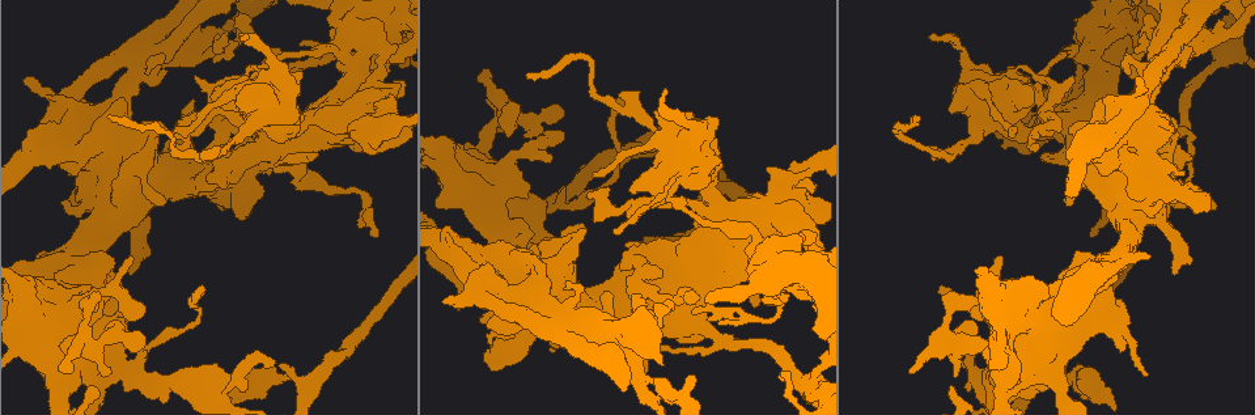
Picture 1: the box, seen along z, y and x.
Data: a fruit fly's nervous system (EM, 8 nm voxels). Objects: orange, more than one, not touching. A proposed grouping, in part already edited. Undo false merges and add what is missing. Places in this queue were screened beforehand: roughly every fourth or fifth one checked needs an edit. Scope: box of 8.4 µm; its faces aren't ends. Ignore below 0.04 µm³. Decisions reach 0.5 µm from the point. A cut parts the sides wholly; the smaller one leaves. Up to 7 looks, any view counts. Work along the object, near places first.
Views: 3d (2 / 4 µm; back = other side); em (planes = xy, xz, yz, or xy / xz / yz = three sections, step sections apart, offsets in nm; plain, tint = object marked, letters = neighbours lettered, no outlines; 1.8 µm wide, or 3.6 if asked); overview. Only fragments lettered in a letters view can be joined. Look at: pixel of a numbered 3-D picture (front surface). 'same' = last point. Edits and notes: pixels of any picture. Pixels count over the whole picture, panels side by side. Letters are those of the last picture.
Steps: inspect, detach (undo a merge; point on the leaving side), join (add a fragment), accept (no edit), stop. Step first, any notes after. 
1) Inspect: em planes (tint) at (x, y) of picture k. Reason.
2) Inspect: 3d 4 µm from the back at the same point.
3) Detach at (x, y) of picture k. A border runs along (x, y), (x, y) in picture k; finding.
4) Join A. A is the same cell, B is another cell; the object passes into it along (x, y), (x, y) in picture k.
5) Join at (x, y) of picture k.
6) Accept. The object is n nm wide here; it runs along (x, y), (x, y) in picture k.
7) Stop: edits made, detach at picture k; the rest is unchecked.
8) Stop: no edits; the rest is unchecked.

Inspect: 3d 4 µm from the back at (562, 284) of picture 1. Sharp bend.

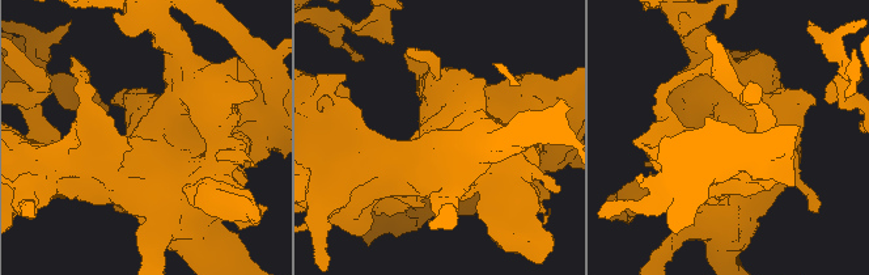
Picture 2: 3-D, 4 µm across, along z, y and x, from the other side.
Inspect: em 3.6 µm planes (tint) at the same point. Now the EM.

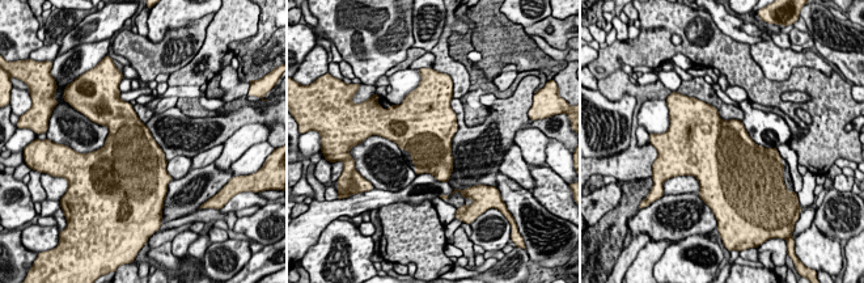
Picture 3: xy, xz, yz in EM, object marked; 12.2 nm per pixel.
Inspect: em 3.6 µm planes (letters) at the same point. See the neighbours.

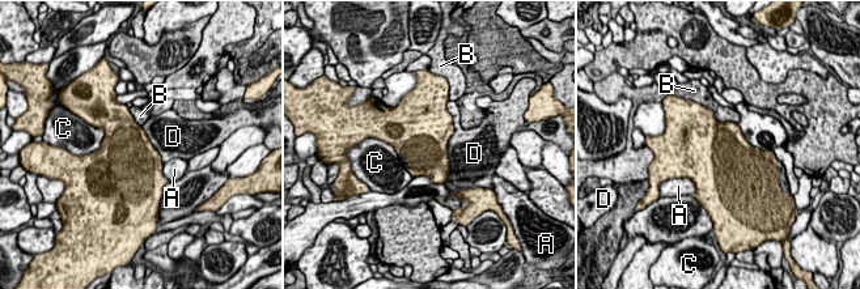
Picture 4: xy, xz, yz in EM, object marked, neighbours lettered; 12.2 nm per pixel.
Accept. The object is 600 nm wide here; A, B, C and D are other cells; a border runs along (447, 105), (453, 134), (444, 183) in picture 4; continuous, no second neuron.

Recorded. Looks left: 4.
Inspect: em planes (letters) at (444, 299) of picture 1. Free end.

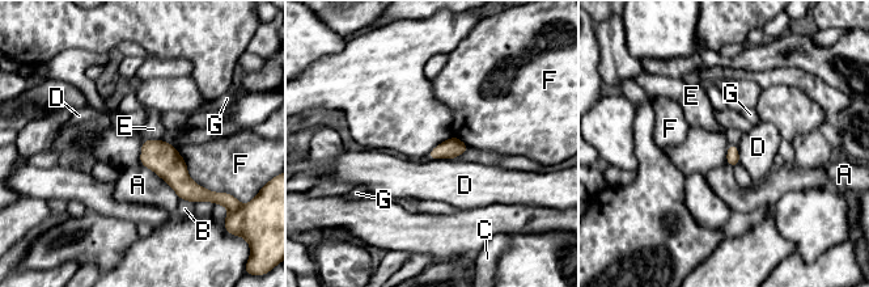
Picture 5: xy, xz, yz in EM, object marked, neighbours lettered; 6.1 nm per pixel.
Accept. The longest contact is with F, 380 nm; A, B, C, D, E, F and G are other cells; a border runs along (143, 138), (160, 139) in picture 5; no lettered fragment goes on from it.

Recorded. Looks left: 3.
Inspect: 3d 2 µm at (588, 340) of picture 1. Looks like a crossing.

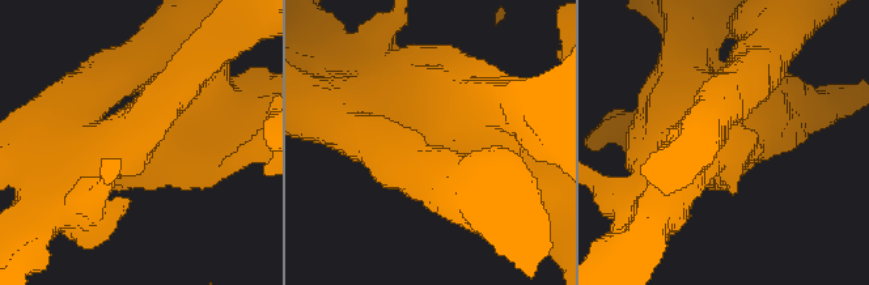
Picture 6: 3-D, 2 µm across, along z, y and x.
Inspect: em 3.6 µm xz step 16 (letters) at (140, 133) of picture 6.

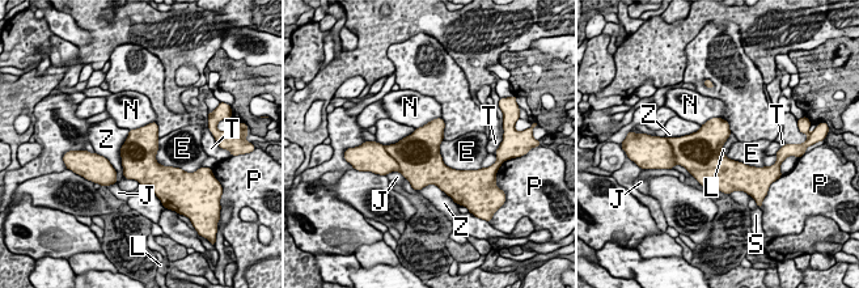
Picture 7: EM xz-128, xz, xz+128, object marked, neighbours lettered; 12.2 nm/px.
Inspect: em 3.6 µm planes (letters) at the same point. Cut it another way.

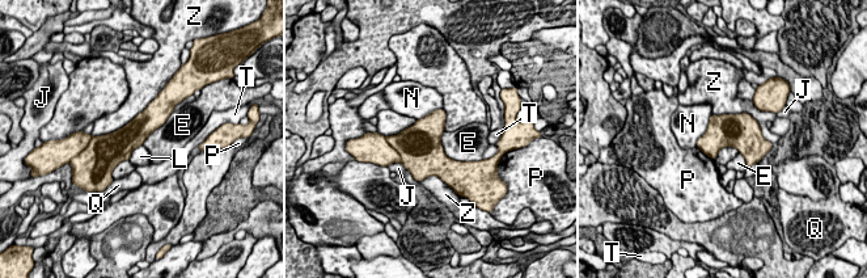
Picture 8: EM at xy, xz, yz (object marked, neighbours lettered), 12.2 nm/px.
Accept. E, J, L, N, P, Q, T and Z are other cells; a border runs along (444, 130), (443, 151), (469, 161) in picture 8; one neuron here.

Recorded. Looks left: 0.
Stop: no edits; the rest is unchecked.

